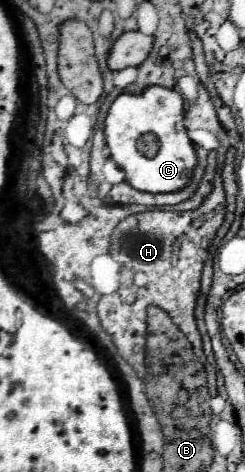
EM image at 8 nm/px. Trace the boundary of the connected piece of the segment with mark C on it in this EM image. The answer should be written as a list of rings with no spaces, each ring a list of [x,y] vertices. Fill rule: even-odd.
[[[151,86],[143,94],[121,94],[111,104],[109,114],[105,118],[107,146],[111,150],[111,158],[125,172],[127,182],[135,190],[167,194],[179,192],[189,184],[189,170],[195,170],[197,166],[197,152],[191,138],[187,136],[183,118],[183,98],[175,90],[163,86]],[[145,134],[153,134],[157,138],[159,148],[153,156],[145,156],[141,150],[141,138]]]

